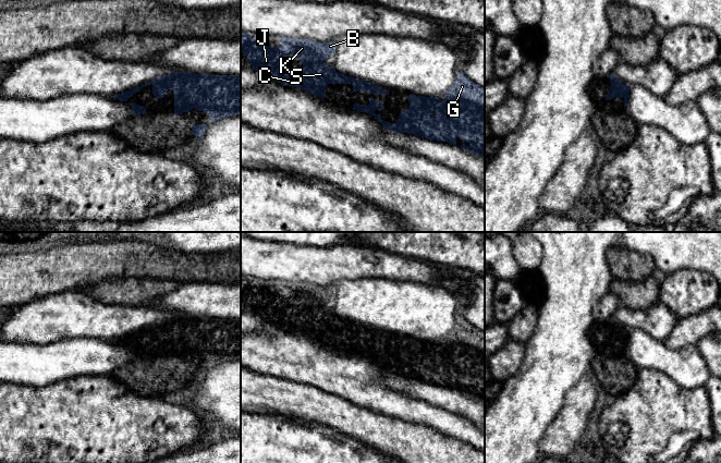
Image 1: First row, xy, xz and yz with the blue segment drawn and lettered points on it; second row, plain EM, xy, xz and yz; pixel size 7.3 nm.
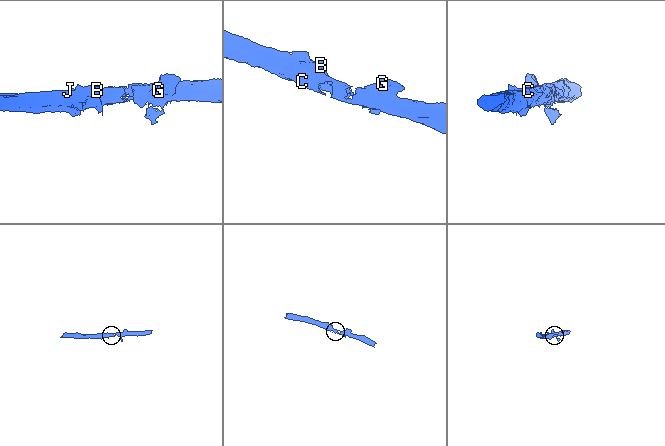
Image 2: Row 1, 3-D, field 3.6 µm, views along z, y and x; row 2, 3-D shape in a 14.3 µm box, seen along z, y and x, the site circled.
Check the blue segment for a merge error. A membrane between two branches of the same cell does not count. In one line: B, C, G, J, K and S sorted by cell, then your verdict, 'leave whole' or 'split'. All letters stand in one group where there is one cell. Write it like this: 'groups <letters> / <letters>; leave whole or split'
groups B C G J K S; leave whole

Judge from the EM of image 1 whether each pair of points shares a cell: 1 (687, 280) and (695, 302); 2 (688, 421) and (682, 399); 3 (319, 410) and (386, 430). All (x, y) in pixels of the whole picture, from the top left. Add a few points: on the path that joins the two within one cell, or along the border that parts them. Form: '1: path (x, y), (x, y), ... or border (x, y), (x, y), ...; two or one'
1: path (687, 285), (689, 296); one
2: path (688, 415), (682, 404); one
3: path (335, 413), (369, 427); one

